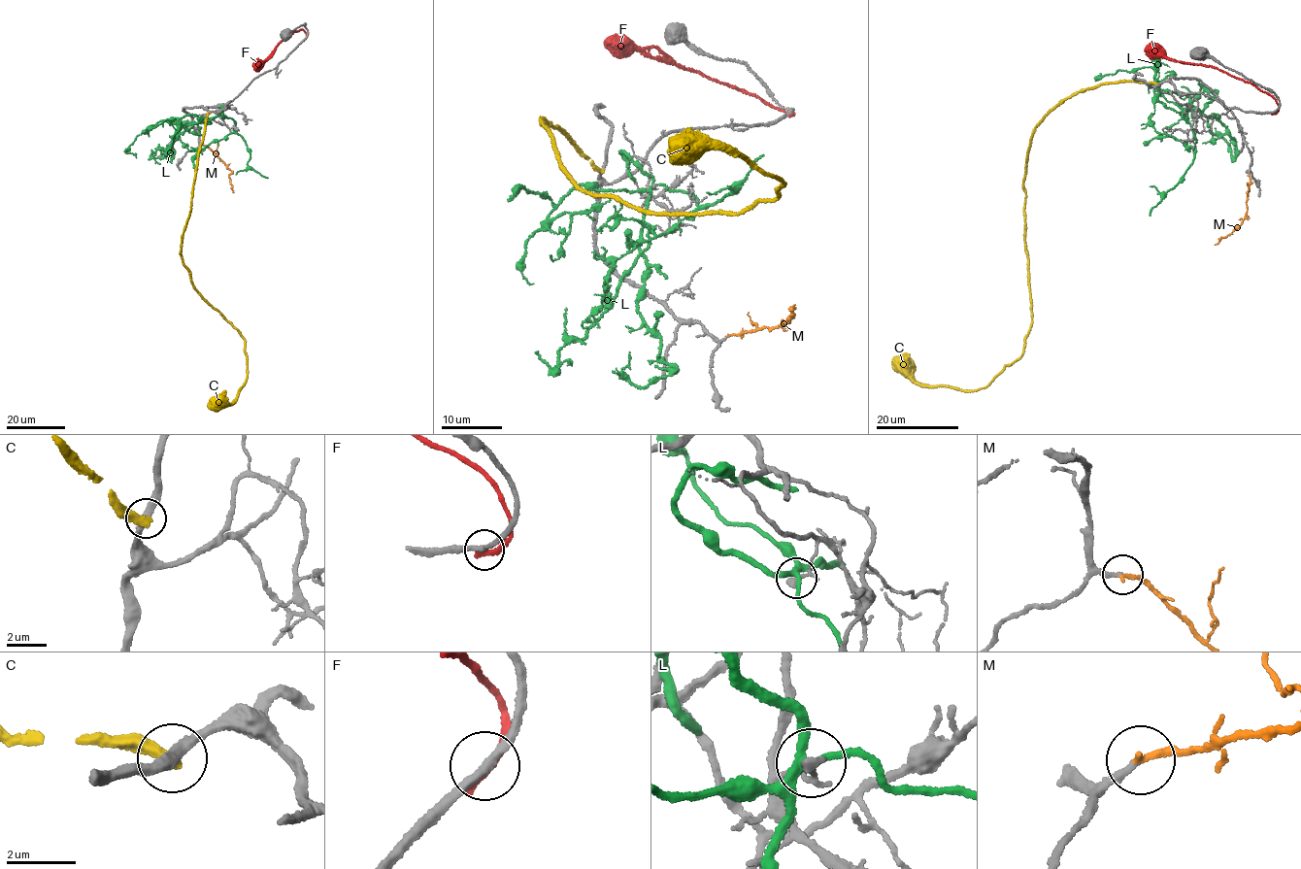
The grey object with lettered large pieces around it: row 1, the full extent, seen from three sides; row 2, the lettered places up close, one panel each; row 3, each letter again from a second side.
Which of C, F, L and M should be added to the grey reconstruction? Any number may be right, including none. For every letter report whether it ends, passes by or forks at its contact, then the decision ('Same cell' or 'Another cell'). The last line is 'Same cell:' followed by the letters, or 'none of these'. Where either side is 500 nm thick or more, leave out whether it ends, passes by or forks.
C: It ends there. Another cell
F: It ends there. Another cell
L: It forks there. Another cell
M: It ends there. Same cell
Same cell: M

